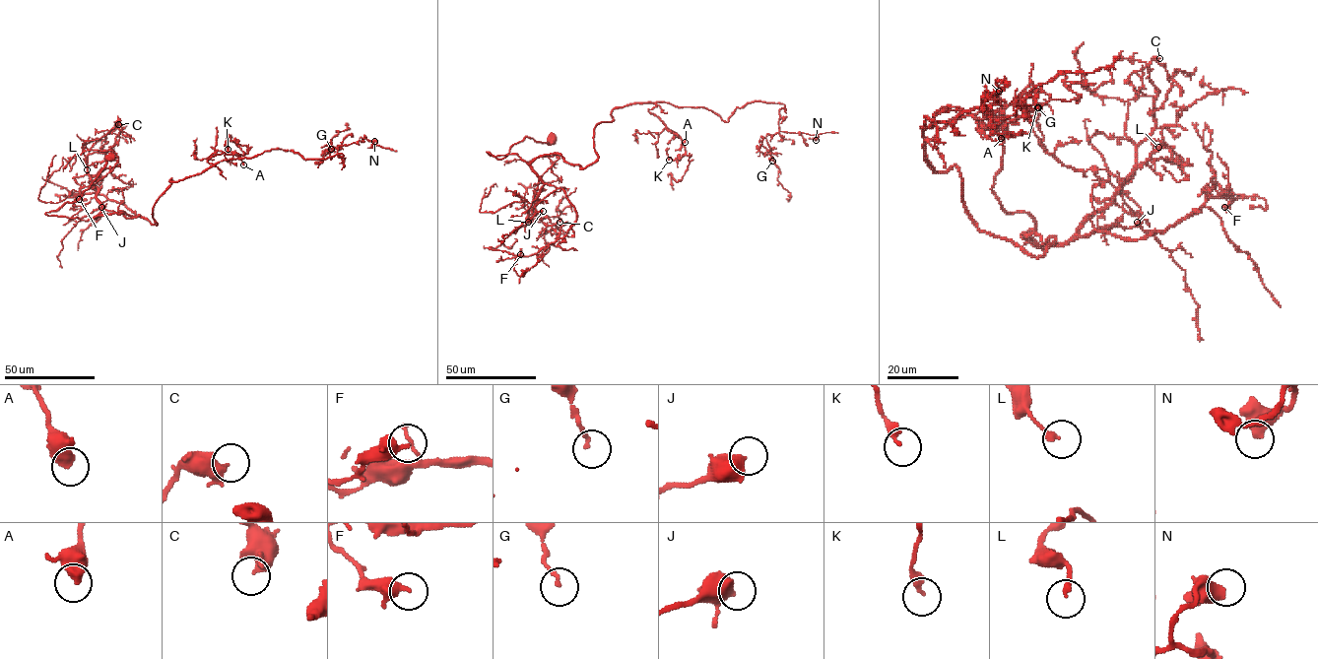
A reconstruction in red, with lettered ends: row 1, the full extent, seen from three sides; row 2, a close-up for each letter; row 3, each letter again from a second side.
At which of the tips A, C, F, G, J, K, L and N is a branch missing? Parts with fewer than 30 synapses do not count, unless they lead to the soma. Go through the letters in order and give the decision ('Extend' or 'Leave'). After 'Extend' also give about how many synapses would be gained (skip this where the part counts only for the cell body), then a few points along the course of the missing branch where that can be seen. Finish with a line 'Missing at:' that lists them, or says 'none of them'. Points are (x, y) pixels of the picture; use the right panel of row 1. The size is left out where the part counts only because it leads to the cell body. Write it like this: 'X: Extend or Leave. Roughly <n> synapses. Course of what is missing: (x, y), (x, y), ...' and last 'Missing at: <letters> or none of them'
A: Leave
C: Leave
F: Leave
G: Leave
J: Leave
K: Leave
L: Leave
N: Leave
Missing at: none of them

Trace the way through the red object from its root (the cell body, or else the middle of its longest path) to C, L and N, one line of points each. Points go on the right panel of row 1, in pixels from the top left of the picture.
C: (999, 125), (992, 191), (1034, 220), (1024, 243), (1063, 246), (1134, 166), (1159, 58)
L: (999, 125), (992, 191), (1034, 220), (1021, 235), (1042, 248), (1111, 200), (1139, 144), (1158, 147)
N: (999, 125), (992, 191), (1042, 256), (926, 160), (962, 110), (927, 117), (999, 91)

